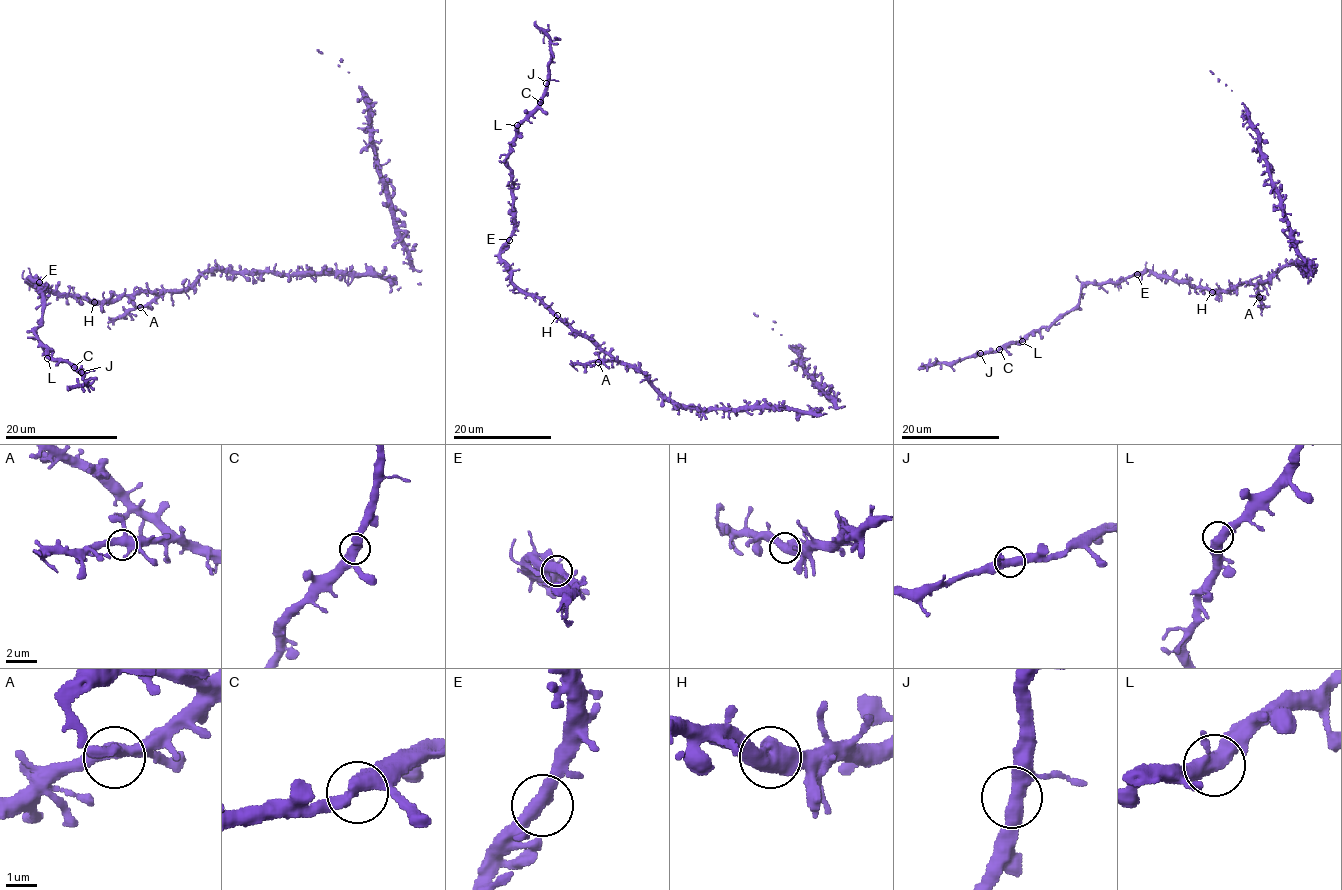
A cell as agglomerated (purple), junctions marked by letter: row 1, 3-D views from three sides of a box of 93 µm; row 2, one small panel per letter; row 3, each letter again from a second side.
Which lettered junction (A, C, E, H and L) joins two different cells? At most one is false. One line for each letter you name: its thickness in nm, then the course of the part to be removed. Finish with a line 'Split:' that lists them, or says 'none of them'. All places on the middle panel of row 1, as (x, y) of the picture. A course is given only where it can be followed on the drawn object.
Split: none of them

